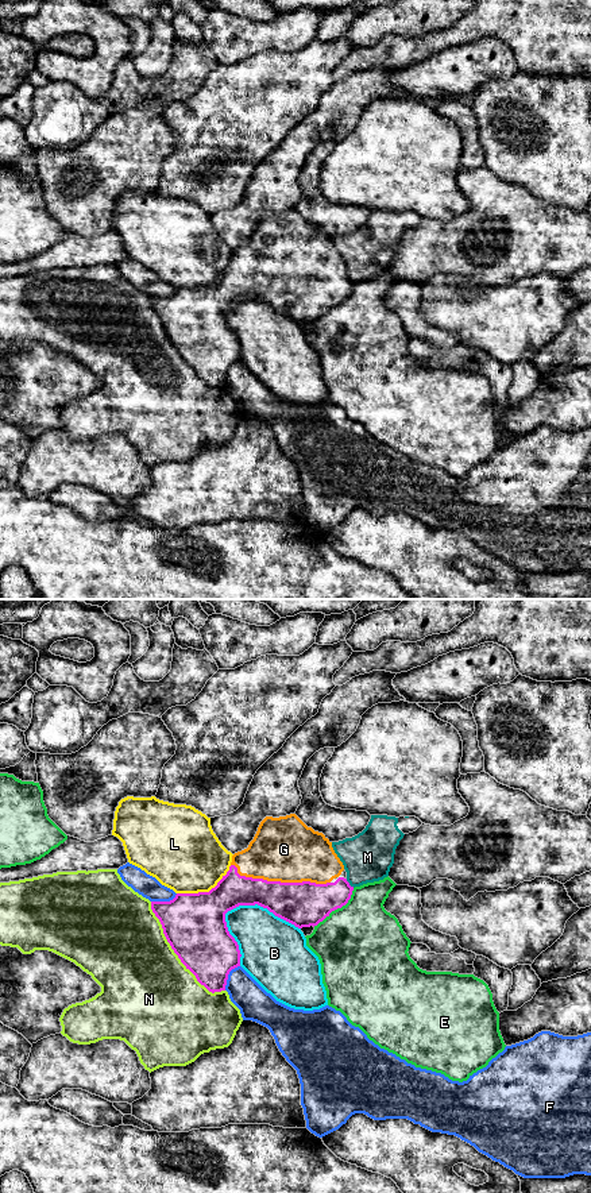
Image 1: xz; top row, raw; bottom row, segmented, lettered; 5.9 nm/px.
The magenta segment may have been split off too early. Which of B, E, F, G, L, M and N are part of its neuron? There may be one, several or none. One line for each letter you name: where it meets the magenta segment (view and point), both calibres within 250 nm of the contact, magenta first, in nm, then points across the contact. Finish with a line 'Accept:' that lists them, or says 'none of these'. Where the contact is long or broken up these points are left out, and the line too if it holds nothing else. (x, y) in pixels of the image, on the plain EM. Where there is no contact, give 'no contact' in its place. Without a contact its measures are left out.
G: xz (279, 277) | 260/380 nm
Accept: G

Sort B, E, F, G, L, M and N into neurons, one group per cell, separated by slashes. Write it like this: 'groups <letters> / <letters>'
groups B / E / F / G / L / M / N

